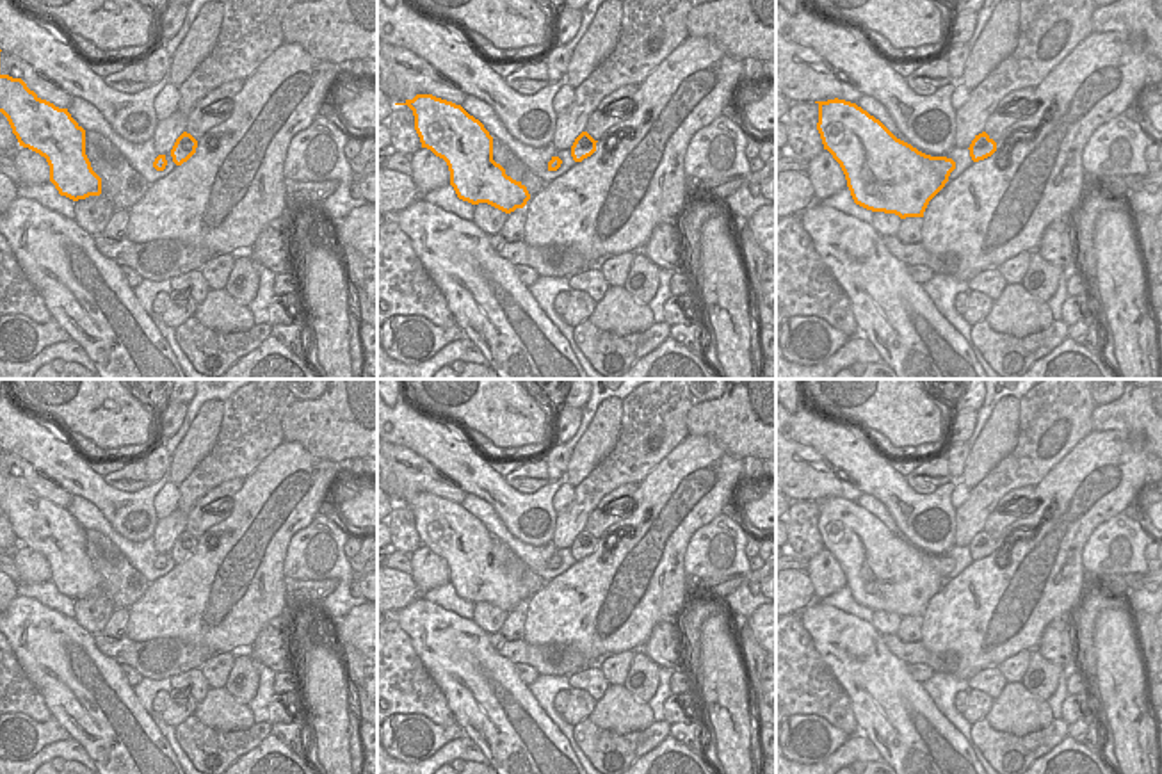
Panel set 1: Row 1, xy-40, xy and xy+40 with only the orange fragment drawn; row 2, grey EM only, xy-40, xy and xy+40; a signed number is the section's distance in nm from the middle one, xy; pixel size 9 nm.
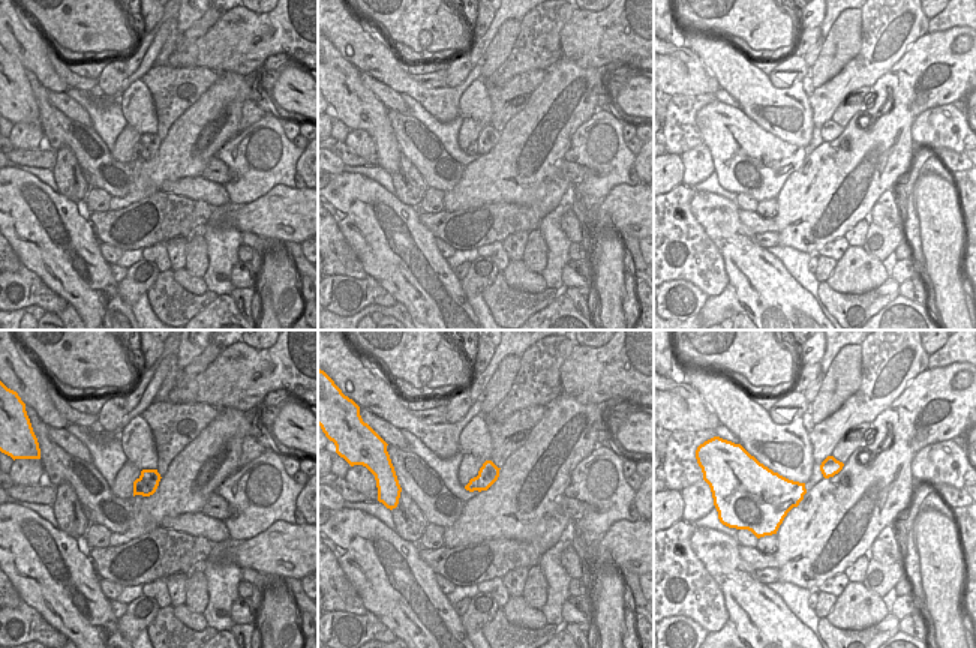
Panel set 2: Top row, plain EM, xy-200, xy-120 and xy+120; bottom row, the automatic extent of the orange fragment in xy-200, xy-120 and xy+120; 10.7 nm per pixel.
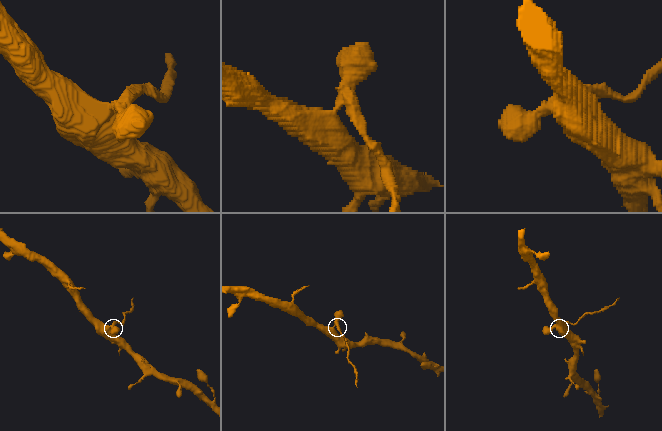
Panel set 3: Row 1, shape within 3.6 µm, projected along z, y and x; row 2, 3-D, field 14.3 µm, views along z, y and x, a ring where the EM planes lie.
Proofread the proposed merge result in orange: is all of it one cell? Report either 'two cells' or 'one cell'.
two cells

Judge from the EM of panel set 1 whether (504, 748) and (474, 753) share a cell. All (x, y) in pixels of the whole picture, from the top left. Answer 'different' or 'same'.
different

